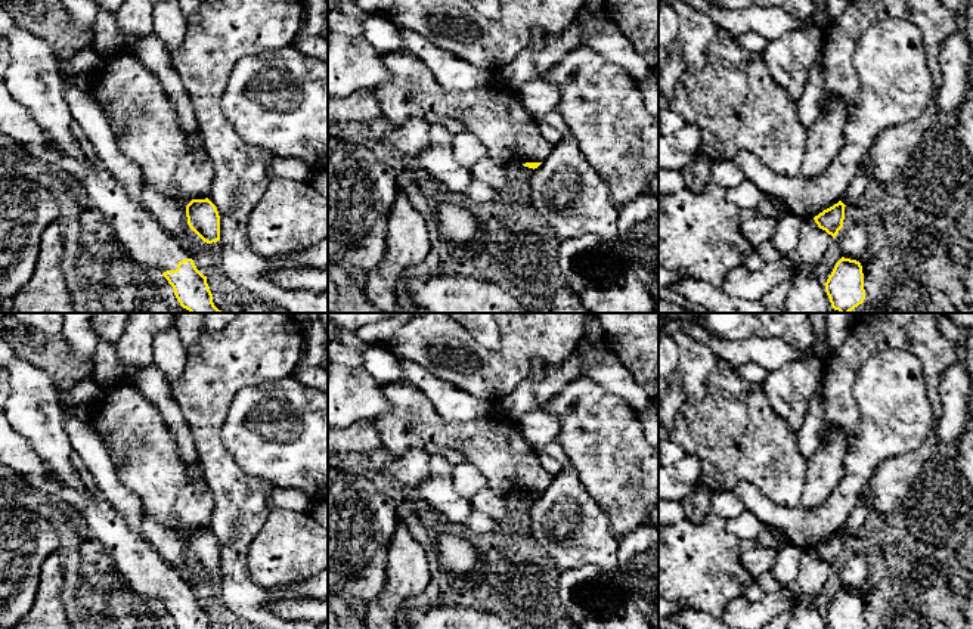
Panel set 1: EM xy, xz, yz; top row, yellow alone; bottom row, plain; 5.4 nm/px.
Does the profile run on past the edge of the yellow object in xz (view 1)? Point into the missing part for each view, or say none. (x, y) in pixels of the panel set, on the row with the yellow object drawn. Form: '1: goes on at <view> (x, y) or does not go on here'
1: does not go on here

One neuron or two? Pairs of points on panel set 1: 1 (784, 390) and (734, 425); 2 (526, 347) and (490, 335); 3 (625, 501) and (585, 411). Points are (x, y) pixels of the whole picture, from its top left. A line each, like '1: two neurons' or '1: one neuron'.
1: two neurons
2: two neurons
3: one neuron

